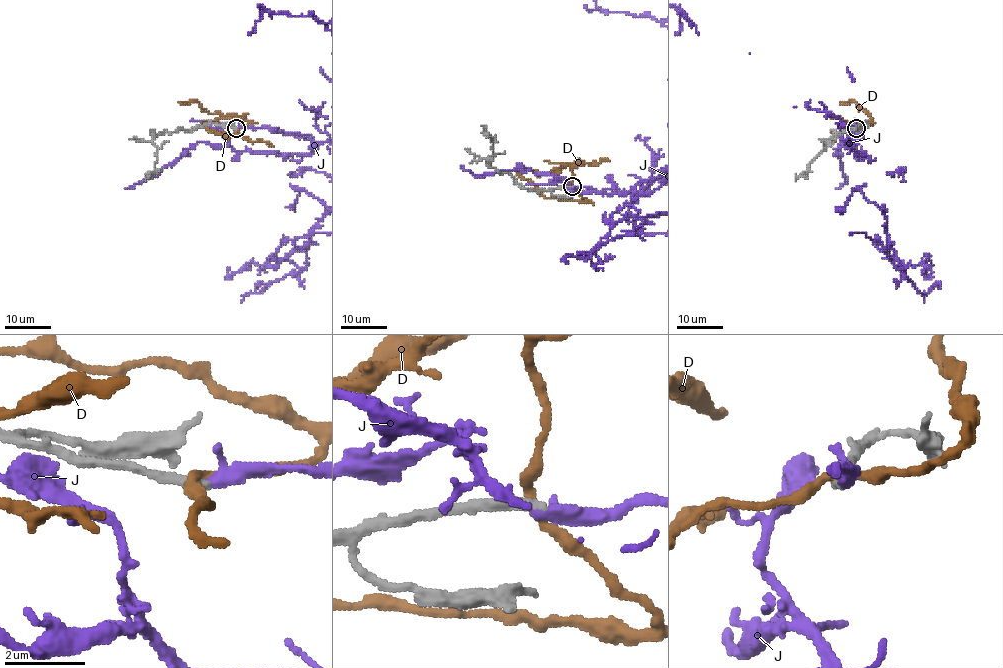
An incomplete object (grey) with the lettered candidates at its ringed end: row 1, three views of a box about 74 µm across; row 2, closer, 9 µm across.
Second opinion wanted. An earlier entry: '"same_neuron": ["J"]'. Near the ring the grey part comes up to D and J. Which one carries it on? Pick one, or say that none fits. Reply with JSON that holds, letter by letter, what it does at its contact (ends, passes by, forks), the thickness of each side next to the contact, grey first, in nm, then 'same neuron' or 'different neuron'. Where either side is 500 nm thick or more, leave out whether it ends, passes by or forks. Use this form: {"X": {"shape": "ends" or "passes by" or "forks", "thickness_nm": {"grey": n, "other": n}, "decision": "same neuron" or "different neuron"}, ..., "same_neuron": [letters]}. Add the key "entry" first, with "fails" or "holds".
{"entry": "holds", "D": {"shape": "passes by", "thickness_nm": {"grey": 280, "other": 240}, "decision": "different neuron"}, "J": {"shape": "passes by", "thickness_nm": {"grey": 240, "other": 240}, "decision": "same neuron"}, "same_neuron": ["J"]}

